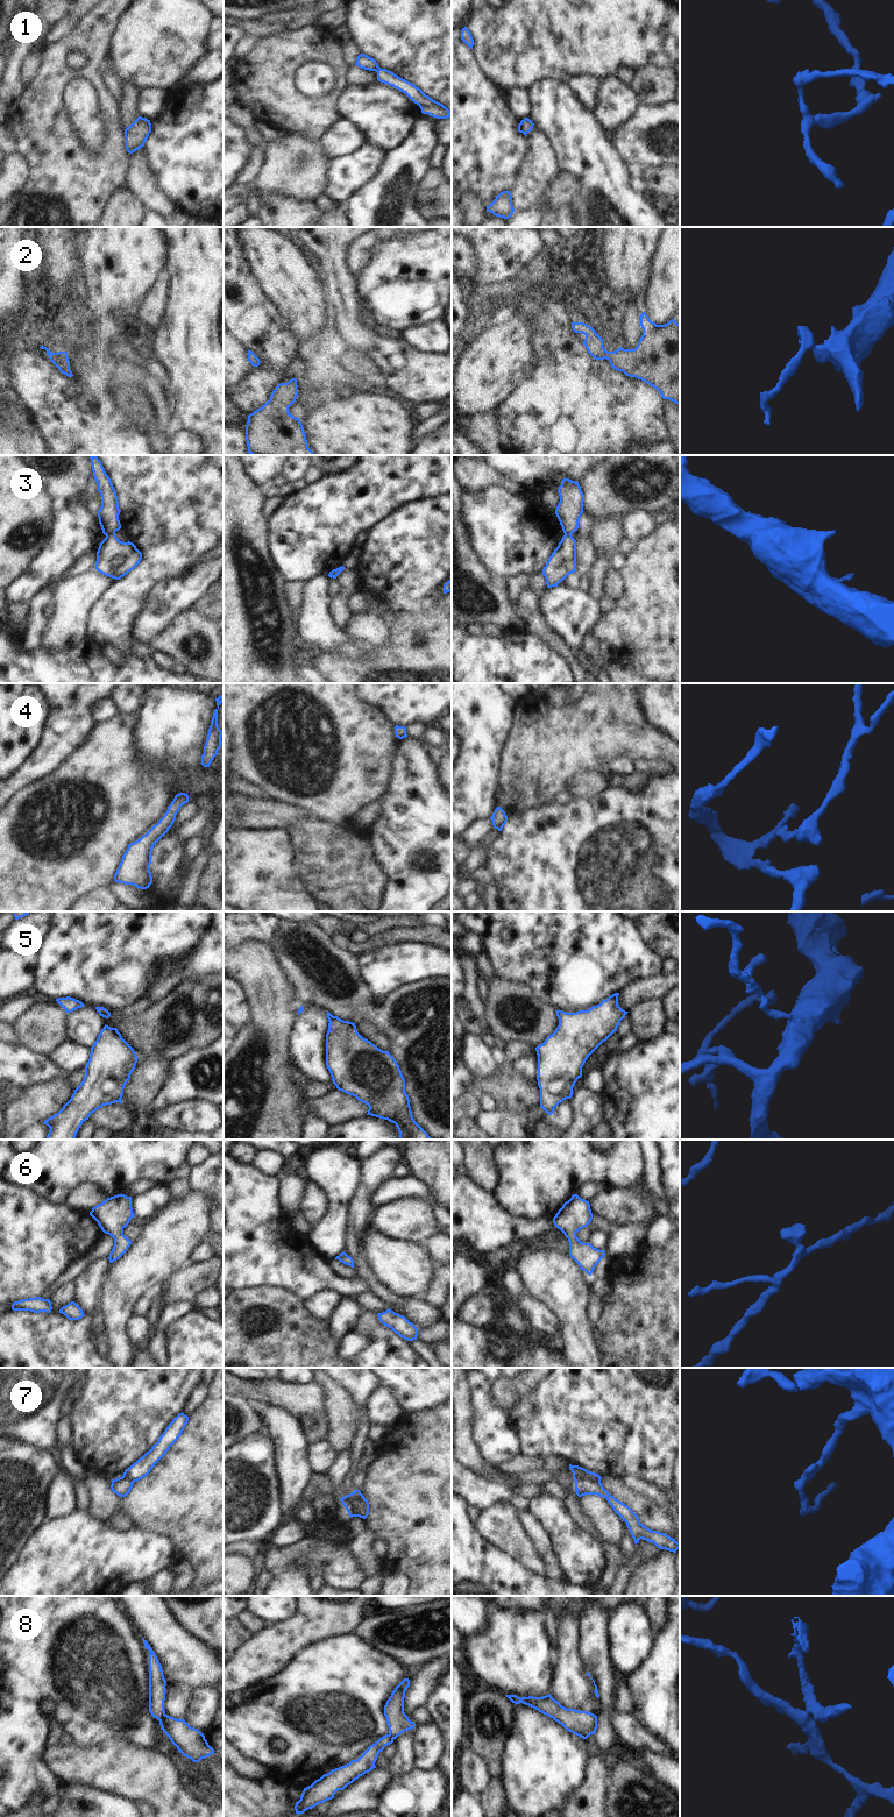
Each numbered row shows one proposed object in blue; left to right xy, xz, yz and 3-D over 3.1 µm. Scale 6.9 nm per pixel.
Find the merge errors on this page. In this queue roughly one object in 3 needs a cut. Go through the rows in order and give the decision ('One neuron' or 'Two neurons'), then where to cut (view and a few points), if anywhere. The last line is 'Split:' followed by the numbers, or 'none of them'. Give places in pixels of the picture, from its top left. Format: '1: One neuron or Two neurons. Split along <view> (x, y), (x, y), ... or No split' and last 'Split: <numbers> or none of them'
1: Two neurons. Split along xz (378, 66), (376, 71)
2: One neuron. No split
3: Two neurons. Split along xy (114, 532), (106, 536)
4: One neuron. No split
5: One neuron. No split
6: One neuron. No split
7: Two neurons. Split along yz (600, 1480), (577, 1480), (575, 1482)
8: Two neurons. Split along xy (165, 1715), (160, 1720)
Split: 1, 3, 7, 8.

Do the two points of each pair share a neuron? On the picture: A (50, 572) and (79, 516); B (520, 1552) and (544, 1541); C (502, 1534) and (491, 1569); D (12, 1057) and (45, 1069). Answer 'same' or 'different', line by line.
A: same
B: different
C: different
D: same

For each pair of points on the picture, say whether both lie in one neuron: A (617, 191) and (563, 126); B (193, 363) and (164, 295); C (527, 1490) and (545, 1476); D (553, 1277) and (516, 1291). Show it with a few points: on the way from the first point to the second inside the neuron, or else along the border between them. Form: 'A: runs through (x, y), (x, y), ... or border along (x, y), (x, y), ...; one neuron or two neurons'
A: runs through (602, 175), (576, 142); one neuron
B: border along (172, 276), (171, 298), (168, 311), (157, 328); two neurons
C: border along (520, 1483), (540, 1484); two neurons
D: border along (516, 1270), (527, 1292); two neurons

